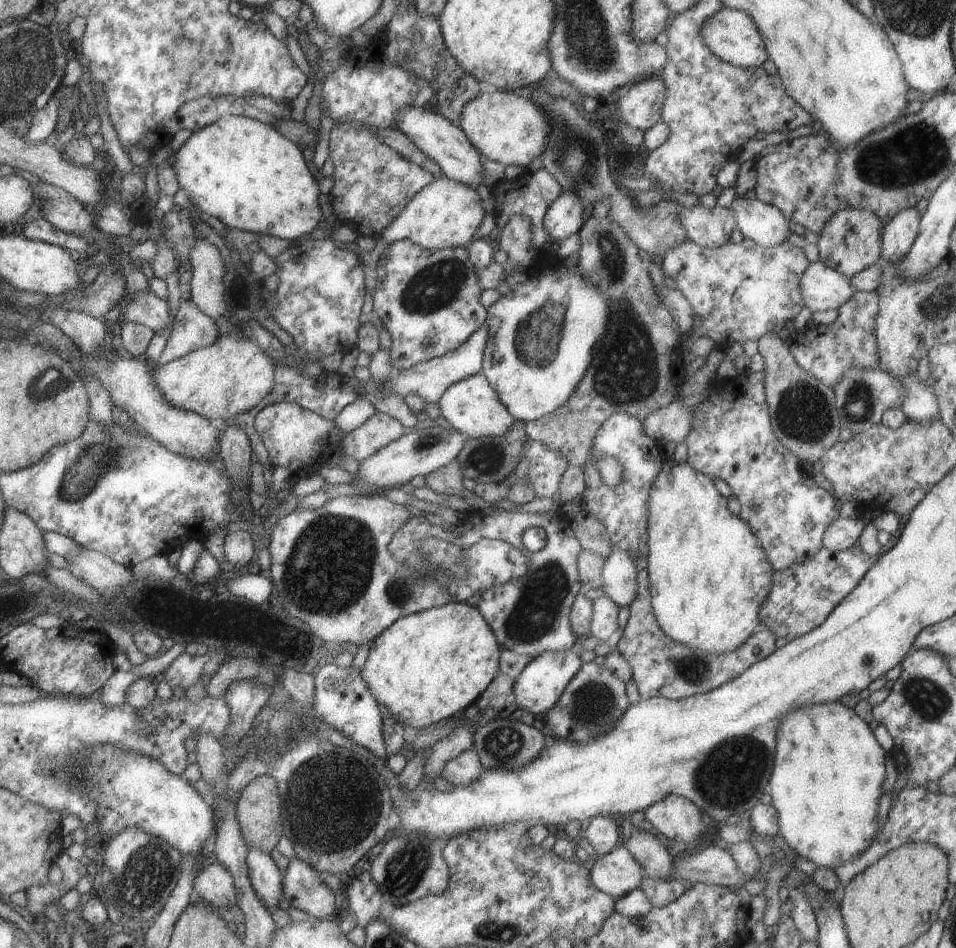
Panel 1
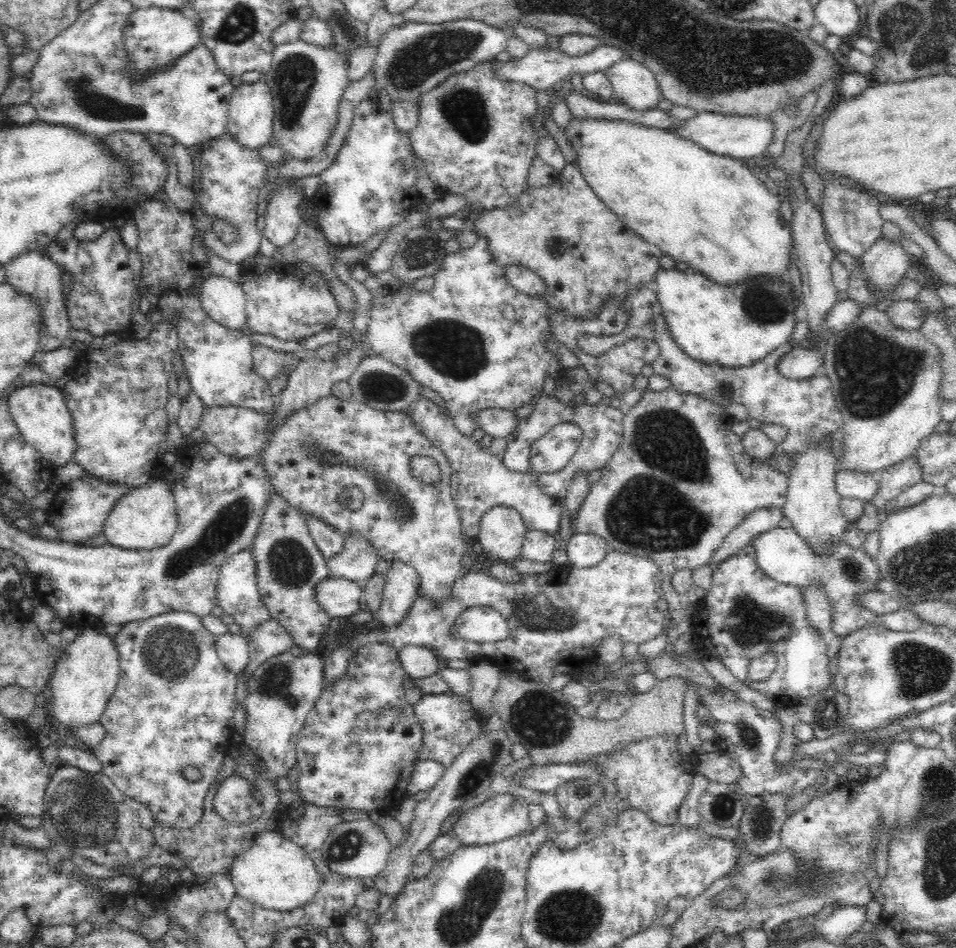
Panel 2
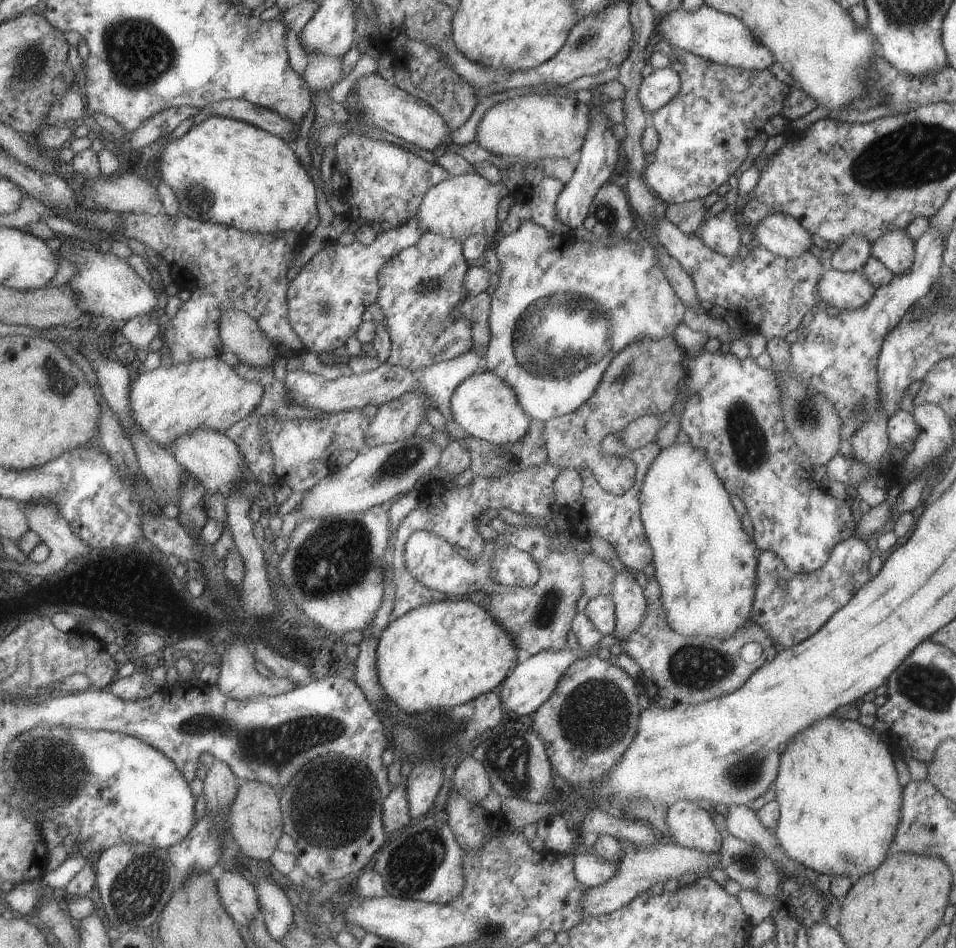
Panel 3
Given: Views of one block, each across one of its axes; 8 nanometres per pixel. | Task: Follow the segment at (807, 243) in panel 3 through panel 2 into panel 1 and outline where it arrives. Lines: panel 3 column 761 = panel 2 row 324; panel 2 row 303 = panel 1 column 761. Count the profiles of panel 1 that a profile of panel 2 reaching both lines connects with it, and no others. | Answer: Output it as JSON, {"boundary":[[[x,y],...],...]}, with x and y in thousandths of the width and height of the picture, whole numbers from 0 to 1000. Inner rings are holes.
{"boundary":[[[770,208],[763,220],[768,226],[771,241],[790,258],[808,261],[823,254],[827,246],[826,234],[805,214]]]}

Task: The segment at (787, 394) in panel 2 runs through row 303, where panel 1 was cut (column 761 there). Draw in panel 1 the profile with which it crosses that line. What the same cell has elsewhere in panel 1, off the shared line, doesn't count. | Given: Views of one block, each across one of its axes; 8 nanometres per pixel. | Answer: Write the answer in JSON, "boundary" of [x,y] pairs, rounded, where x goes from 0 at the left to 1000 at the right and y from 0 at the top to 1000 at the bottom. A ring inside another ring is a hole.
{"boundary":[[[676,600],[666,603],[666,628],[657,639],[660,648],[652,665],[652,671],[649,675],[641,676],[641,681],[659,700],[671,737],[677,738],[681,735],[715,737],[751,727],[813,686],[812,669],[804,664],[791,667],[770,687],[757,691],[742,690],[705,678],[687,658],[681,639],[679,604]]]}

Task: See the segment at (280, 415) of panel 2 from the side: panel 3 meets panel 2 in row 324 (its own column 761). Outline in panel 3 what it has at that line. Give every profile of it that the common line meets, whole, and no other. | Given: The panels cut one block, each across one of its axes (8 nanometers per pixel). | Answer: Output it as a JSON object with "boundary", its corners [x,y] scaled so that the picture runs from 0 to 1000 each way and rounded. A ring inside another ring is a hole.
{"boundary":[[[736,367],[722,374],[721,379],[718,403],[722,411],[715,426],[712,453],[728,473],[740,479],[759,517],[778,528],[788,551],[789,572],[793,579],[809,582],[832,604],[845,605],[860,599],[877,573],[894,565],[896,551],[889,532],[872,525],[858,507],[851,505],[853,489],[833,468],[822,449],[812,392],[809,388],[795,387],[786,376],[775,380],[765,371],[754,372],[753,368],[743,371]]]}

